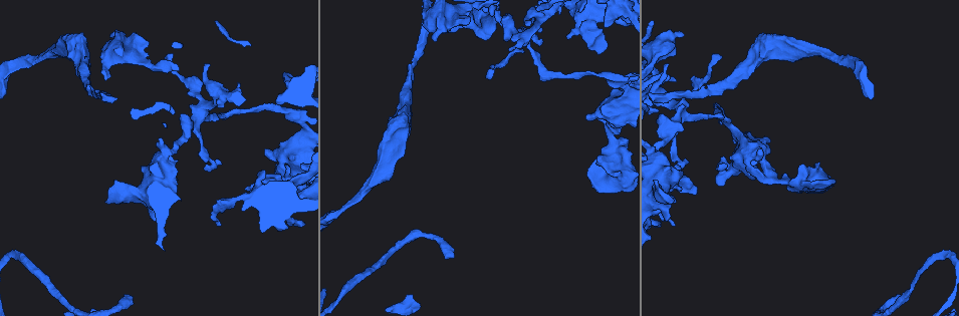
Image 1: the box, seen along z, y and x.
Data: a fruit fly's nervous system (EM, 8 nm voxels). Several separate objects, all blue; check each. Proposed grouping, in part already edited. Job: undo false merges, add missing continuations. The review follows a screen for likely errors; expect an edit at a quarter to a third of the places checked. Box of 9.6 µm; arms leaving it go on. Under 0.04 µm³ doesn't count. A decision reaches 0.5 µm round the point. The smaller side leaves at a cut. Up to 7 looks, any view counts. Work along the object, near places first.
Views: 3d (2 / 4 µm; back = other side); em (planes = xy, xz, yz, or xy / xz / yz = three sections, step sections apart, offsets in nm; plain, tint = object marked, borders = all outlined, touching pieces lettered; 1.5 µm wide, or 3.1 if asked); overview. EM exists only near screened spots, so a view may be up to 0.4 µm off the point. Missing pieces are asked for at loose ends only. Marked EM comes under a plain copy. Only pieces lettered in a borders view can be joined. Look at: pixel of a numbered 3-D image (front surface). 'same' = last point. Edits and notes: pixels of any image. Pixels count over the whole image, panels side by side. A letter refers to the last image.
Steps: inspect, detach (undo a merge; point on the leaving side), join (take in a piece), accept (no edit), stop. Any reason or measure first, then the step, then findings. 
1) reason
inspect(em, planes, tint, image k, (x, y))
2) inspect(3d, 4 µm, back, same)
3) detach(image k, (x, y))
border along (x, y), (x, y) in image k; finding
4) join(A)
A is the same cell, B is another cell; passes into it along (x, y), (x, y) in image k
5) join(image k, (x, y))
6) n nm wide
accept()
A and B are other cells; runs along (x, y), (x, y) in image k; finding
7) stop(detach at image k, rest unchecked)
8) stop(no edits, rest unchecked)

sudden change in width
inspect(em, planes, tint, image 1, (179, 147))

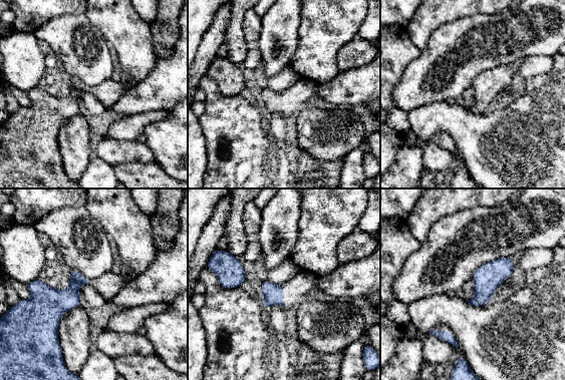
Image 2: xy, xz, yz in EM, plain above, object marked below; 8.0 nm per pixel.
what lies round it
inspect(em, planes, borders, same)

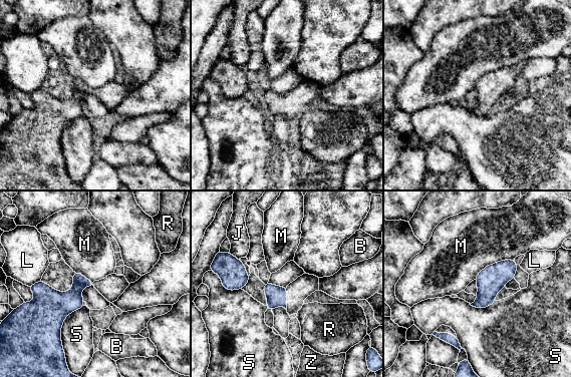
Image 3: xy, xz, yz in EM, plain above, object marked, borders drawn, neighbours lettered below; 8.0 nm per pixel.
accept()
B, J, L, M, R, S and Z are other cells; border along (514, 259), (487, 265), (475, 279) in image 3; continuous, no second neuron

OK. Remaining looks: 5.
inspect(em, xz, step 8, tint, image 1, (105, 203))

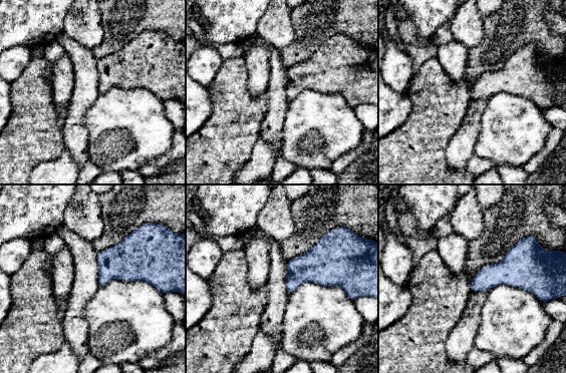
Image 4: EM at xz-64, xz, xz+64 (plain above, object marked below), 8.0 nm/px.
inspect(em, planes, borders, same)

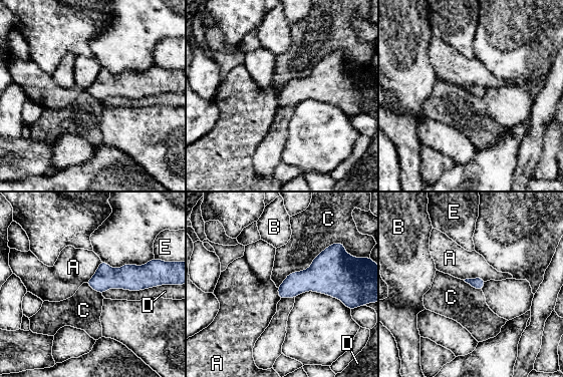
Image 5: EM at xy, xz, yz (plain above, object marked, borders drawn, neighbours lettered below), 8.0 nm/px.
C touches over 600 nm
accept()
A, B, C, D and E are other cells; border along (334, 242), (277, 287) in image 5; no lettered piece goes on from it

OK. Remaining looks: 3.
sudden change in width
inspect(3d, 4 µm, image 1, (373, 178))

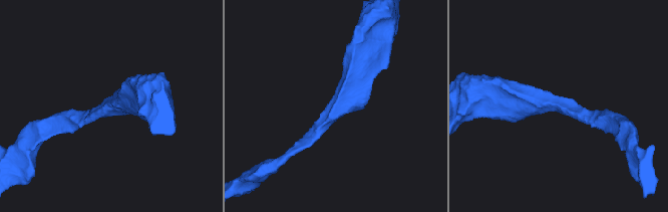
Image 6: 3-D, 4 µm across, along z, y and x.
arms of 170, 420 nm
inspect(em, planes, borders, image 6, (112, 104))

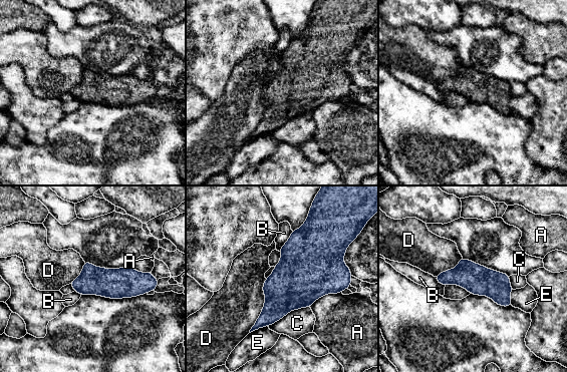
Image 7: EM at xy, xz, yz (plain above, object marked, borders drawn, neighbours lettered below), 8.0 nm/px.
accept()
A, B, C, D and E are other cells; border along (266, 279), (264, 305), (249, 332) in image 7; all the same neuron

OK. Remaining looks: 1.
stop(no edits, rest unchecked)

